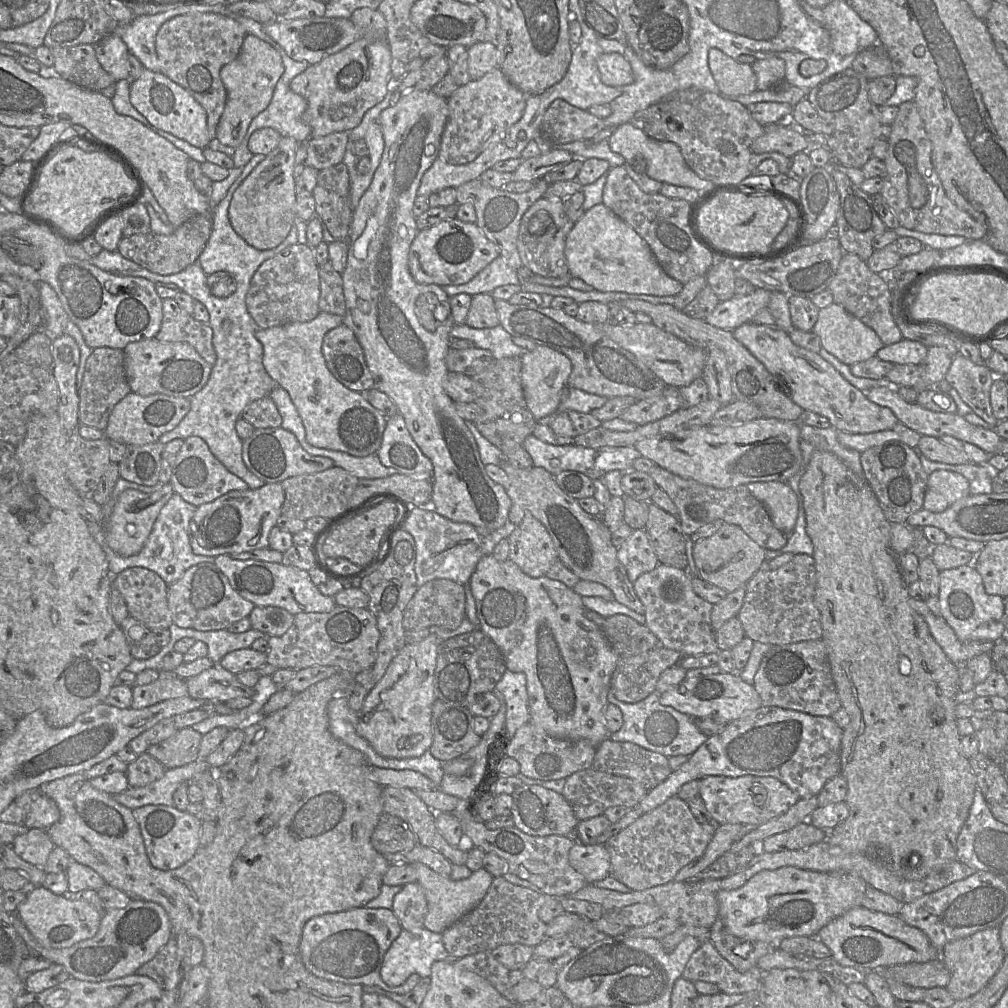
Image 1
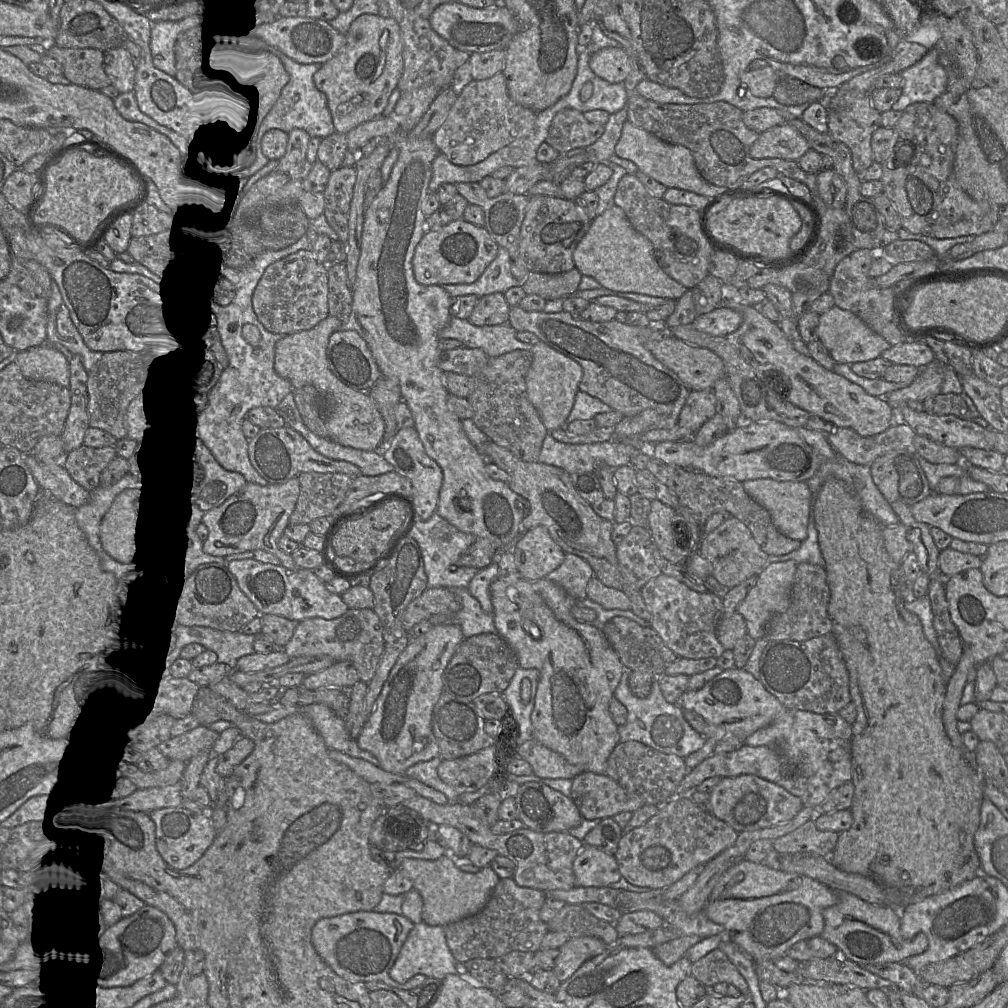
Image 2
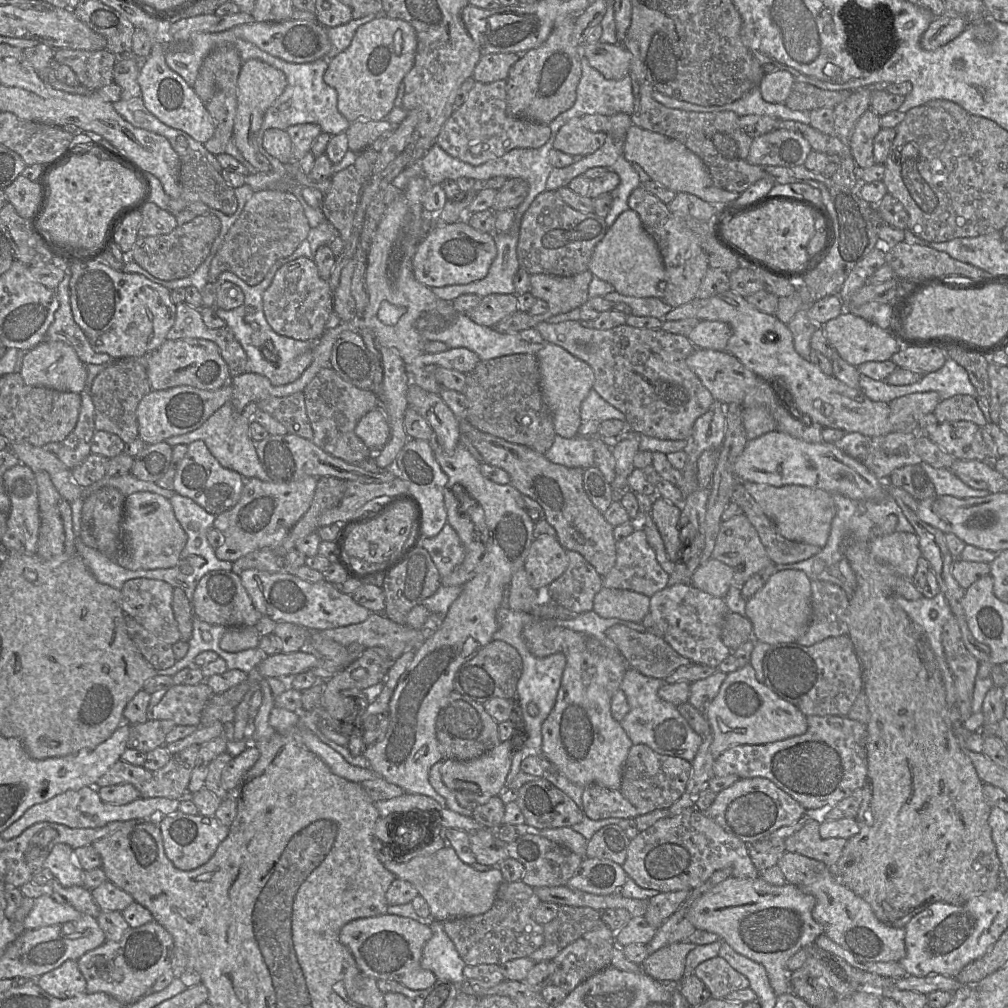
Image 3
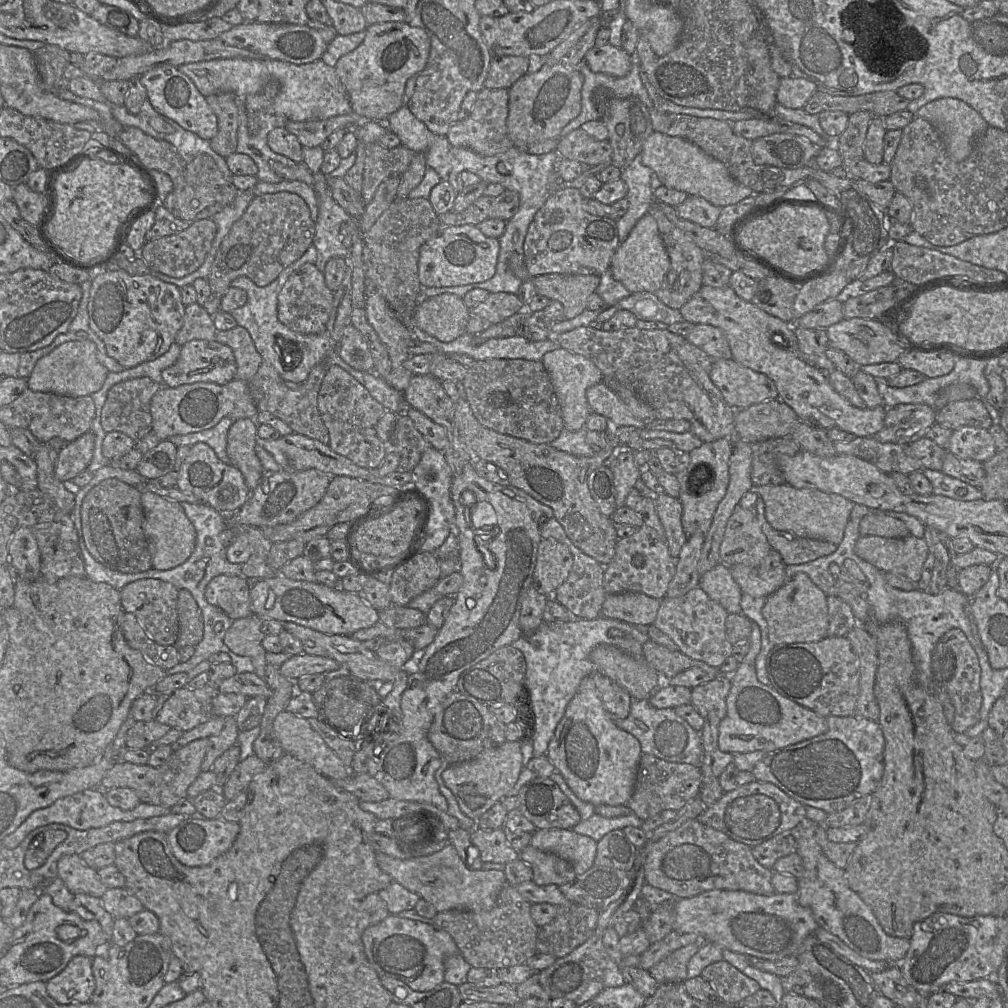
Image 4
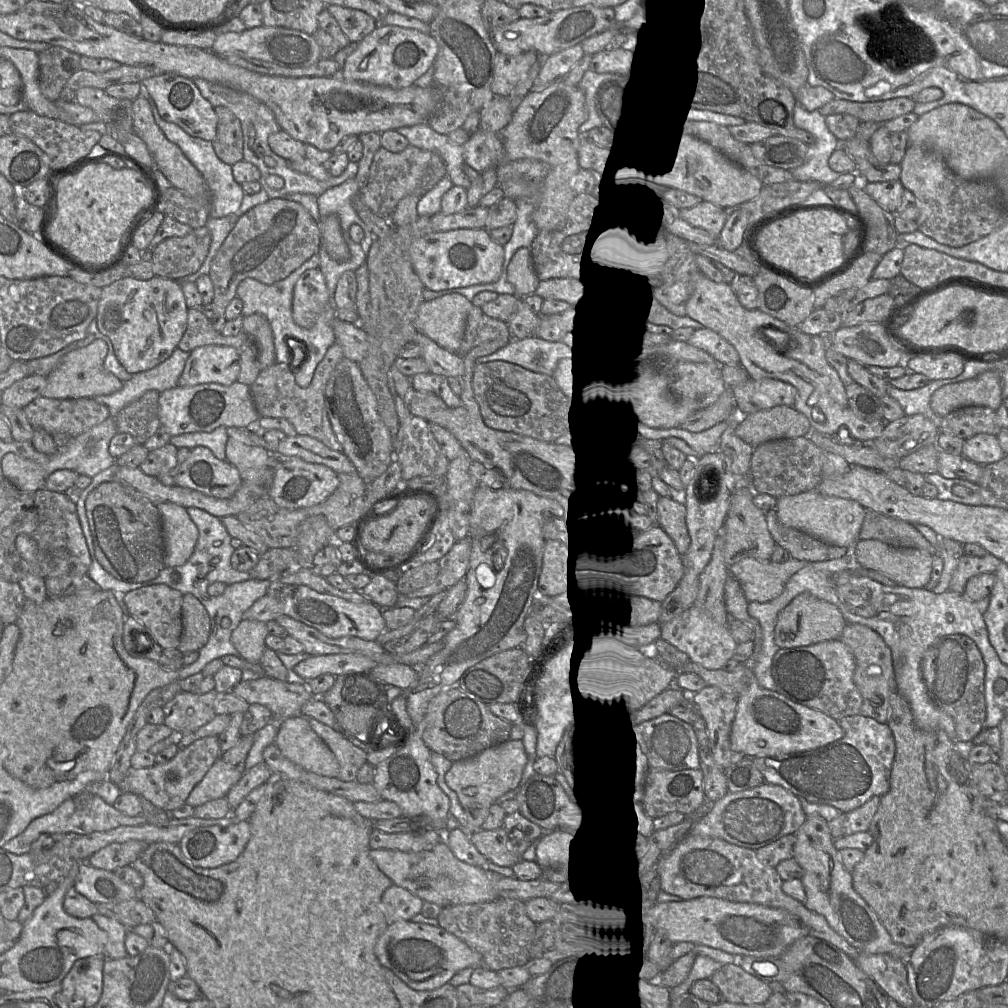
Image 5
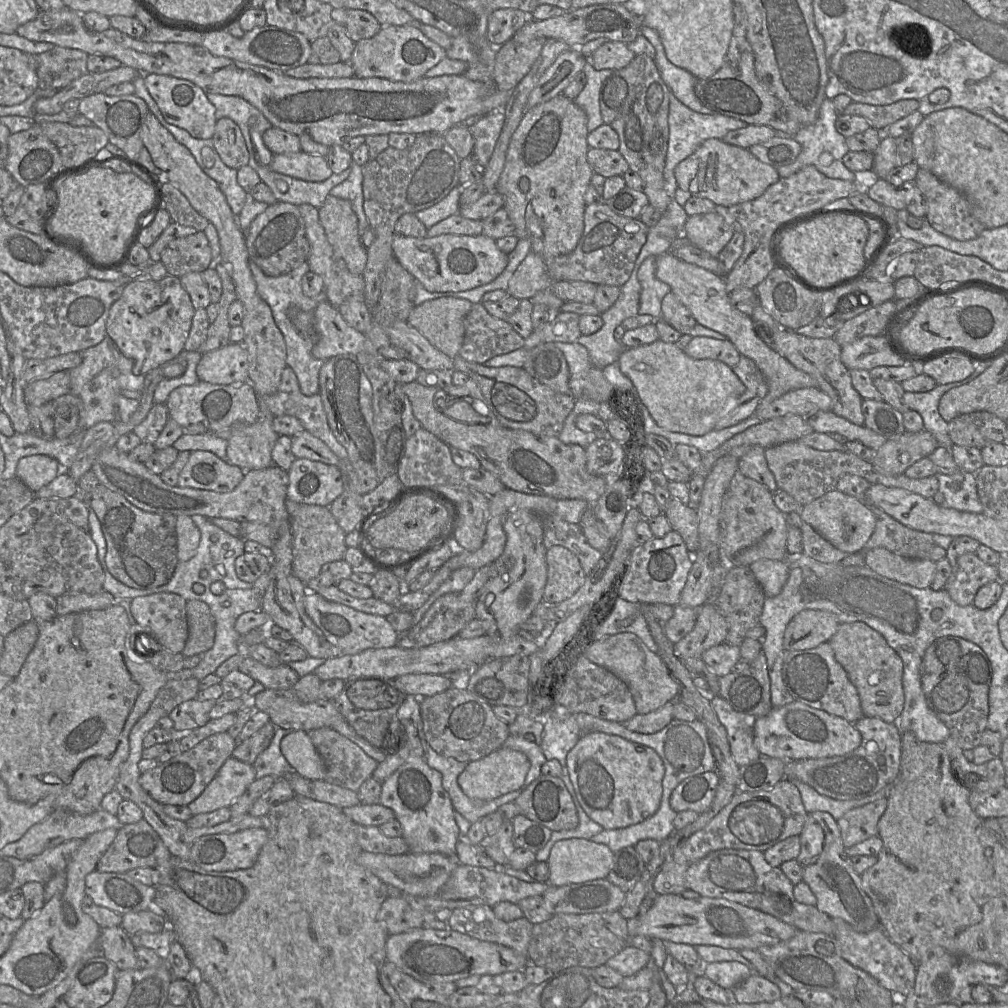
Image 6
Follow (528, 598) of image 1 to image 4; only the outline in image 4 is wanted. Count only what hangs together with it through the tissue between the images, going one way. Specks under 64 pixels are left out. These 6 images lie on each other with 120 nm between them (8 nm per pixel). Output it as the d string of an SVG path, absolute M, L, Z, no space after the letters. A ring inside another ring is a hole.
M586 676L567 705L549 742L546 755L578 798L594 806L601 804L618 806L627 805L634 792L642 750L636 737L616 726L603 706L592 676Z

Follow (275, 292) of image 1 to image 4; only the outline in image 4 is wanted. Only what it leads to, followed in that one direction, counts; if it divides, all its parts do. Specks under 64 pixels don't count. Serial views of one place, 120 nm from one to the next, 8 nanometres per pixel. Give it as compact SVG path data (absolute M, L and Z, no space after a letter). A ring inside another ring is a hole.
M306 263L287 279L278 295L279 321L292 331L309 335L327 330L327 322L333 308L334 295L325 283L324 273L315 264Z

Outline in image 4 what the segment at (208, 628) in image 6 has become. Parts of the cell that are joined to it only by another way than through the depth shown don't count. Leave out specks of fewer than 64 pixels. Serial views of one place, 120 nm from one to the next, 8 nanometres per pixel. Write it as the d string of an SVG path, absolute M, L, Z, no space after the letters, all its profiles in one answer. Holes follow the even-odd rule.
M187 589L178 591L177 612L179 620L178 639L175 646L196 647L203 639L204 622L202 612Z

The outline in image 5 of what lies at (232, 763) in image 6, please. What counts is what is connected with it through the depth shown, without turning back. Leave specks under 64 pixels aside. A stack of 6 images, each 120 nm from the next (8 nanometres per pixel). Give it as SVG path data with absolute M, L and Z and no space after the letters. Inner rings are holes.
M220 758L193 788L186 803L195 808L211 800L226 798L230 789L241 779L242 775L243 772Z

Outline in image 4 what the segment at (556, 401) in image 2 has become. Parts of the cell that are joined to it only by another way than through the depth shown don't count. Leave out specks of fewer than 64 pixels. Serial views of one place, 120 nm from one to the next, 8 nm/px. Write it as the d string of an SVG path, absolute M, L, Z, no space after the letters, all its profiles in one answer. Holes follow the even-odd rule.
M562 347L547 352L542 358L542 363L550 376L559 400L564 428L569 431L577 431L581 429L585 426L586 421L592 414L587 402L587 389L600 383L603 380L603 374L589 359Z

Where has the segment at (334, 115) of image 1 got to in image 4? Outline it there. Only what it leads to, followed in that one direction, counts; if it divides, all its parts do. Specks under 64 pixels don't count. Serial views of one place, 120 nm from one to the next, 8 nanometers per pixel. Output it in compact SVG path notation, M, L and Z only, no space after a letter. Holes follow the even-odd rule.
M405 22L369 25L363 42L352 52L342 56L335 66L336 74L349 95L353 112L371 121L386 122L391 114L404 105L406 82L425 68L430 46L430 38L424 30Z

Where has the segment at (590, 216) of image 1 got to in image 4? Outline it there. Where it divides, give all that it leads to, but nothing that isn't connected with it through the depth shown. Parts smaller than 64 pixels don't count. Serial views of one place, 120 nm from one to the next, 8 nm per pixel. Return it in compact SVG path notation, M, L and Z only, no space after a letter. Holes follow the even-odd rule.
M644 215L631 230L627 239L620 243L612 257L610 271L631 293L654 293L664 283L670 269L670 259L659 233L656 220Z

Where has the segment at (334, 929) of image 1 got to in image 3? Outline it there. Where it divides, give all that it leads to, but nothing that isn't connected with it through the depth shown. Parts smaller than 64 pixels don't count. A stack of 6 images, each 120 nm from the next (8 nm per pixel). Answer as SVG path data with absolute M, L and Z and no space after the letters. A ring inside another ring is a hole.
M389 914L352 920L339 934L340 942L350 950L364 975L375 980L394 980L411 990L427 989L437 980L433 972L423 969L420 964L423 948L431 937L432 930L428 925Z

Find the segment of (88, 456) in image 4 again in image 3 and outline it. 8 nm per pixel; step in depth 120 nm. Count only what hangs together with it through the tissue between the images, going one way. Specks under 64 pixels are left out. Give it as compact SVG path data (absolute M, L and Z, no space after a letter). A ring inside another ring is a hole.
M86 383L86 388L80 393L81 407L77 424L73 431L60 443L60 448L56 453L59 460L70 470L82 463L91 454L91 441L96 429L94 405L89 390Z

